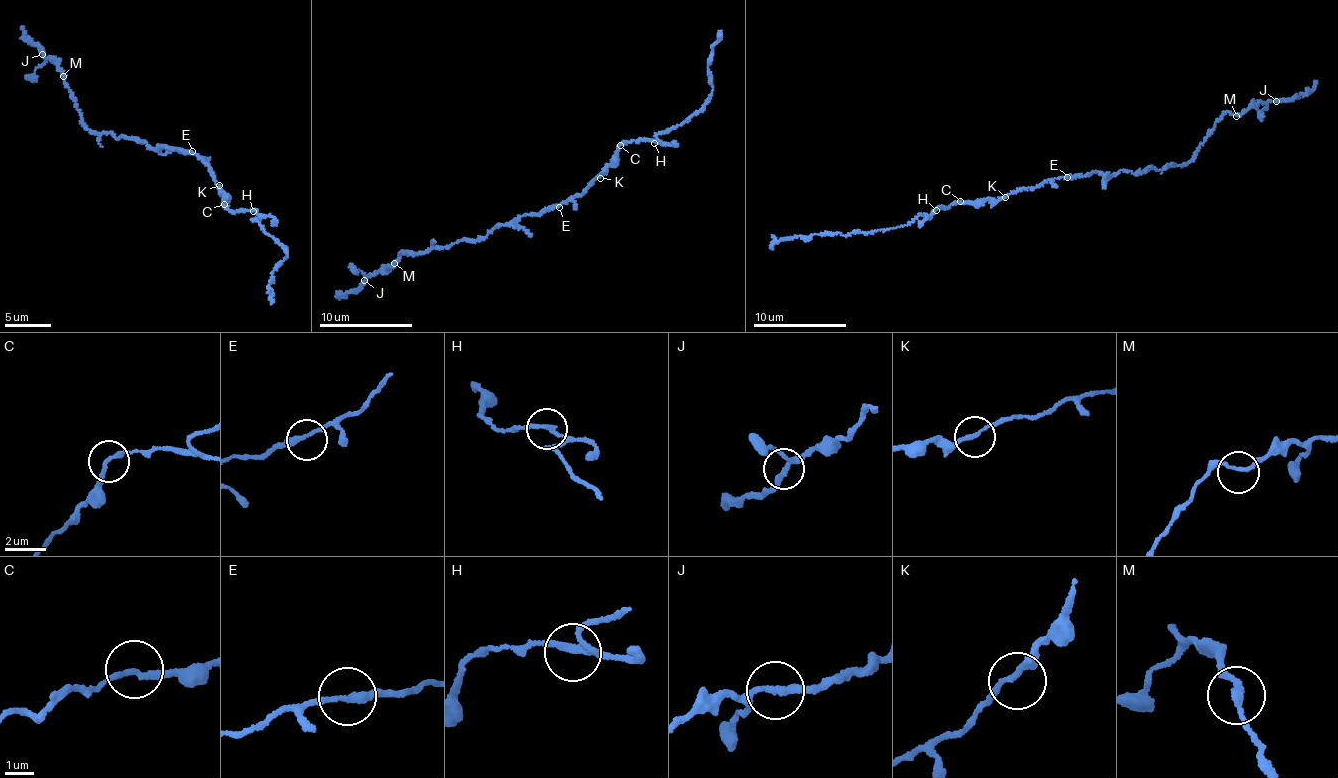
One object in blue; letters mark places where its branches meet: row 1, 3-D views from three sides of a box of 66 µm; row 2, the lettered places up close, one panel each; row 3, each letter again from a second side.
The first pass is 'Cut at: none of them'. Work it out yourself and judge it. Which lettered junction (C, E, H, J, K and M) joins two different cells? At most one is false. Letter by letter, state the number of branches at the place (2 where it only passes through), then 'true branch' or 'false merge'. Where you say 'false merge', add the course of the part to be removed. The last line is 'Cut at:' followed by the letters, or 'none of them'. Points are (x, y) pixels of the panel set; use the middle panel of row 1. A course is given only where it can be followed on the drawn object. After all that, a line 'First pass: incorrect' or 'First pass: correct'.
C: branches 2; true branch
E: branches 2; true branch
H: branches 2; false merge; course (655, 142), (659, 134), (671, 130), (702, 108), (710, 97), (713, 86), (708, 64), (717, 36)
J: branches 2; true branch
K: branches 2; true branch
M: branches 2; true branch
Cut at: H
First pass: incorrect

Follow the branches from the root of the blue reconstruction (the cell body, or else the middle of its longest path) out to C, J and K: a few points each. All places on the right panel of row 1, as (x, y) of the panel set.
C: (1065, 178), (1017, 188), (995, 200), (960, 201)
J: (1065, 178), (1182, 164), (1228, 111), (1242, 113), (1261, 101), (1277, 101)
K: (1065, 178), (1019, 189), (1005, 197)

